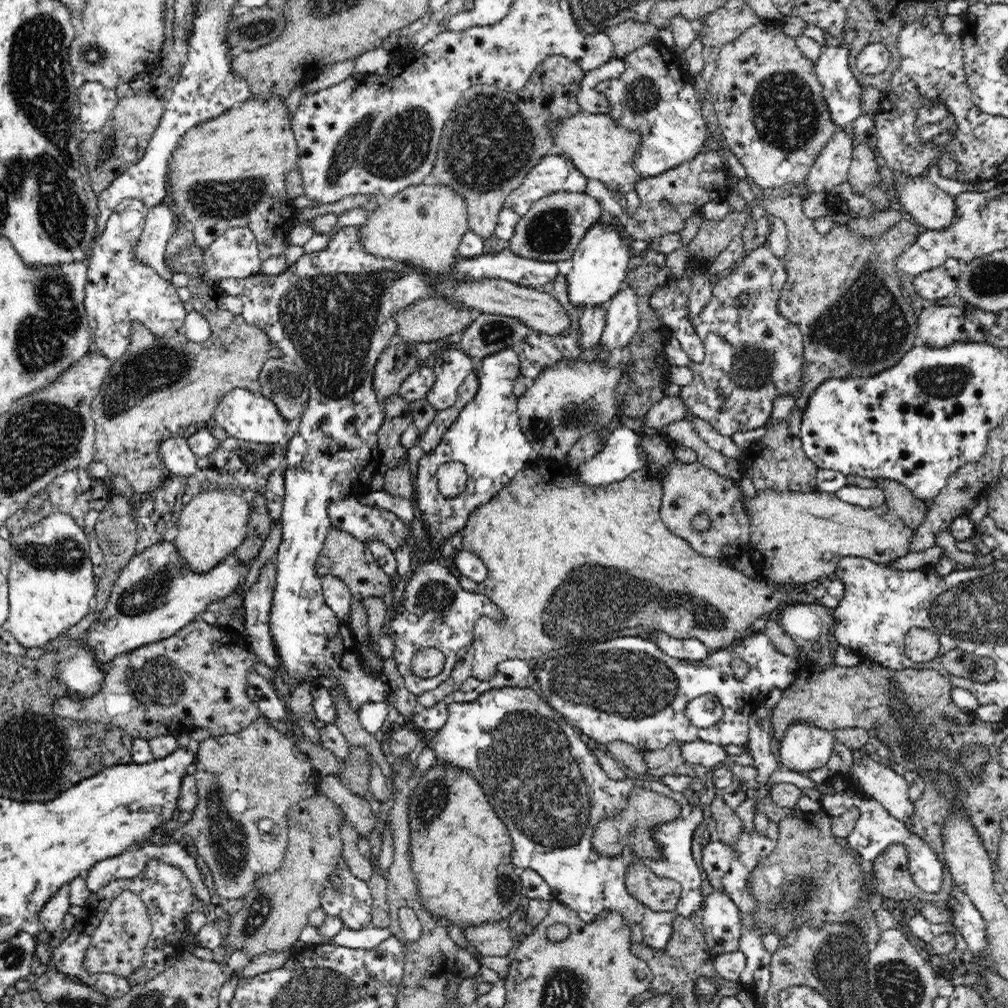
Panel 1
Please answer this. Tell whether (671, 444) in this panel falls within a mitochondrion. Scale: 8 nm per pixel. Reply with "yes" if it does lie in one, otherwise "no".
no

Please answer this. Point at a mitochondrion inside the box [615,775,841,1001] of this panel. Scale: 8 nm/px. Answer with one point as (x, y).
(787, 901)

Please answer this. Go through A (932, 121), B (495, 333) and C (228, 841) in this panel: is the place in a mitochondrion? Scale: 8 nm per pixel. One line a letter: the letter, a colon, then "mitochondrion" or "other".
A: mitochondrion
B: mitochondrion
C: mitochondrion

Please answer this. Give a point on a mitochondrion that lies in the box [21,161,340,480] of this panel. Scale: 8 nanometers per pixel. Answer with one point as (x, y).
(161, 366)

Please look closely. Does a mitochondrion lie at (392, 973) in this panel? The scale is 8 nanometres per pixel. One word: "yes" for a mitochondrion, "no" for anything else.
no

